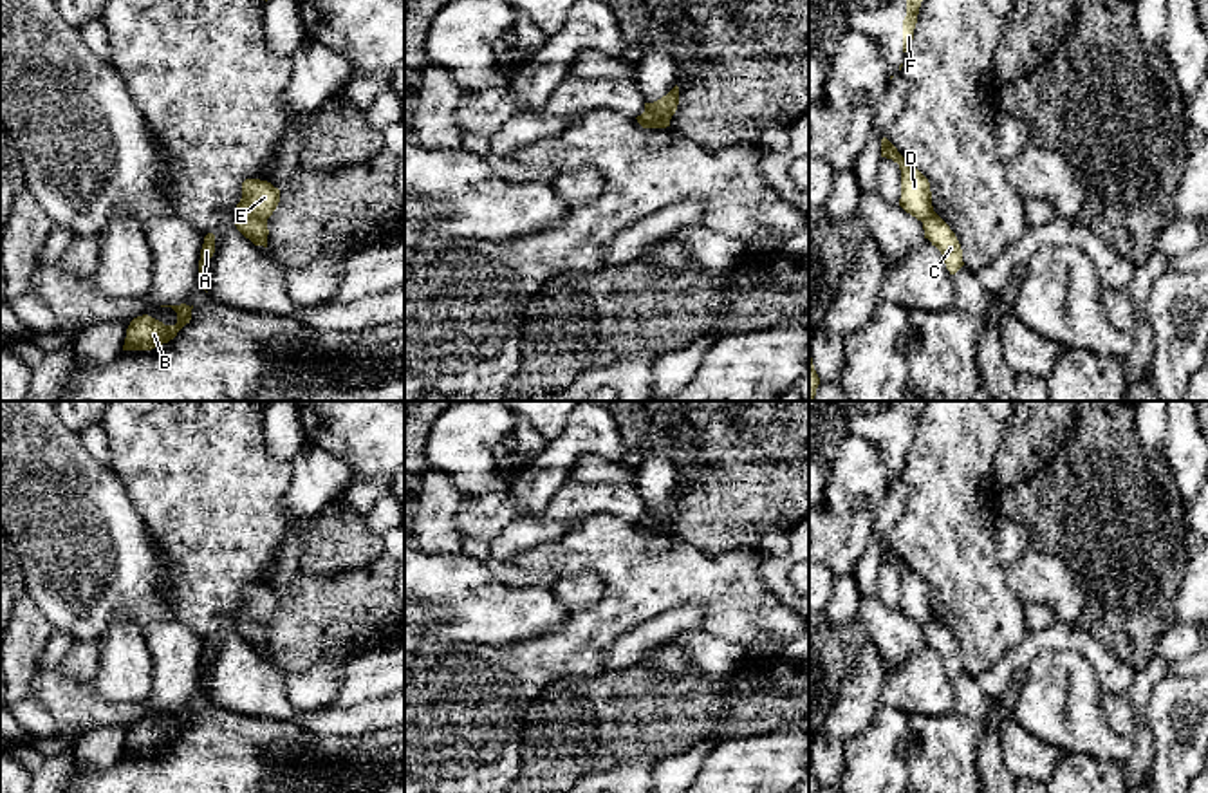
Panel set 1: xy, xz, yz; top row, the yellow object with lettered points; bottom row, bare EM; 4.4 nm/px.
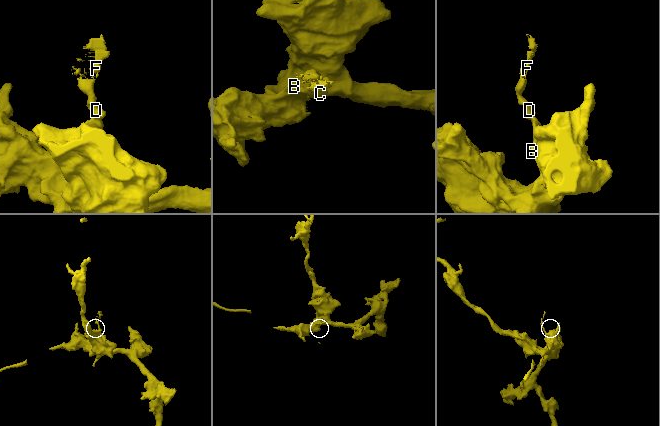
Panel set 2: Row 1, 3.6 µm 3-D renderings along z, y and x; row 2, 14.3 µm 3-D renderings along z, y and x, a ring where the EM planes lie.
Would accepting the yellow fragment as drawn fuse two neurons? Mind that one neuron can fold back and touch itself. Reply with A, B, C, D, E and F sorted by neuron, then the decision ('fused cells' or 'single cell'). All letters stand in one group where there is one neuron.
groups A B C / D E F; fused cells

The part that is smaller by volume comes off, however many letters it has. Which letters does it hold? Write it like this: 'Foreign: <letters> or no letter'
Foreign: D, E, F

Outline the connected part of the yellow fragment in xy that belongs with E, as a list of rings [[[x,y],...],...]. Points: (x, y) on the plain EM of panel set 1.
[[[246,583],[242,603],[235,612],[237,620],[267,625],[280,607],[280,594],[267,585]]]

